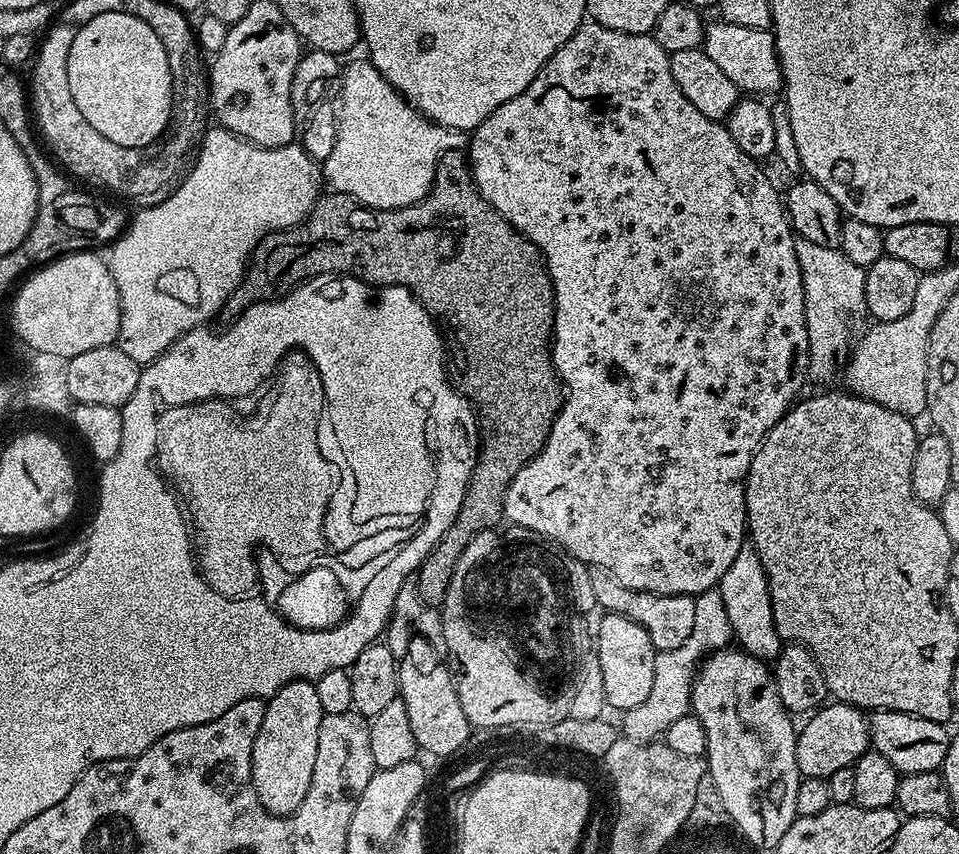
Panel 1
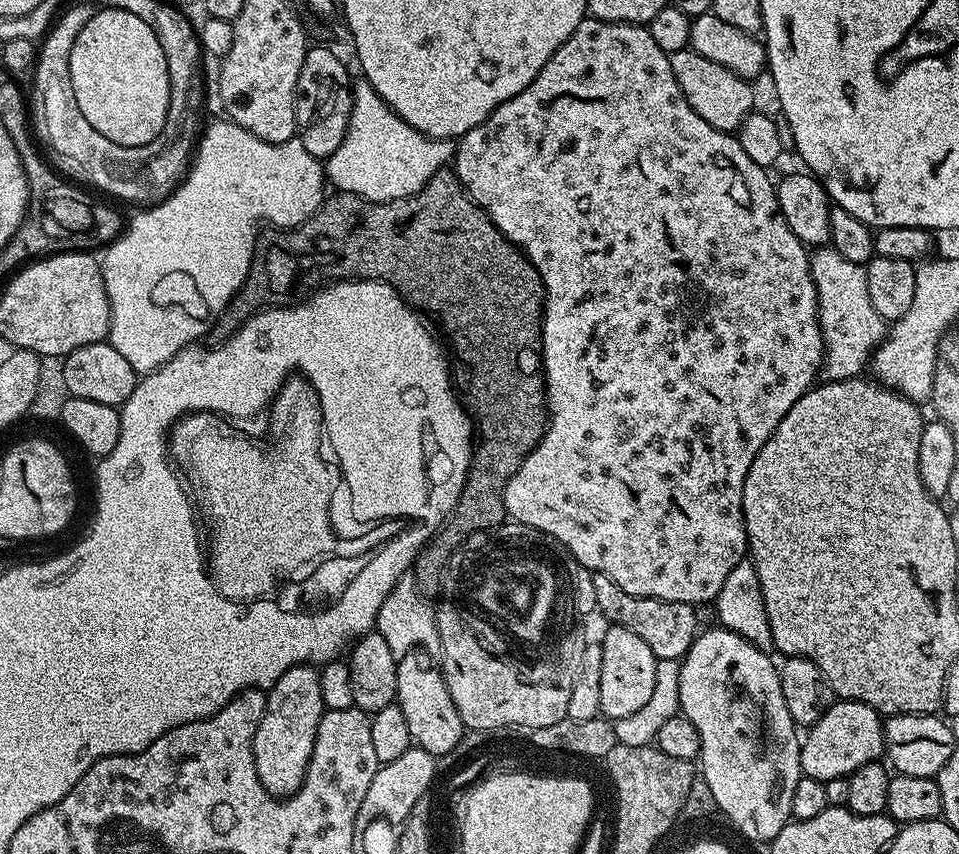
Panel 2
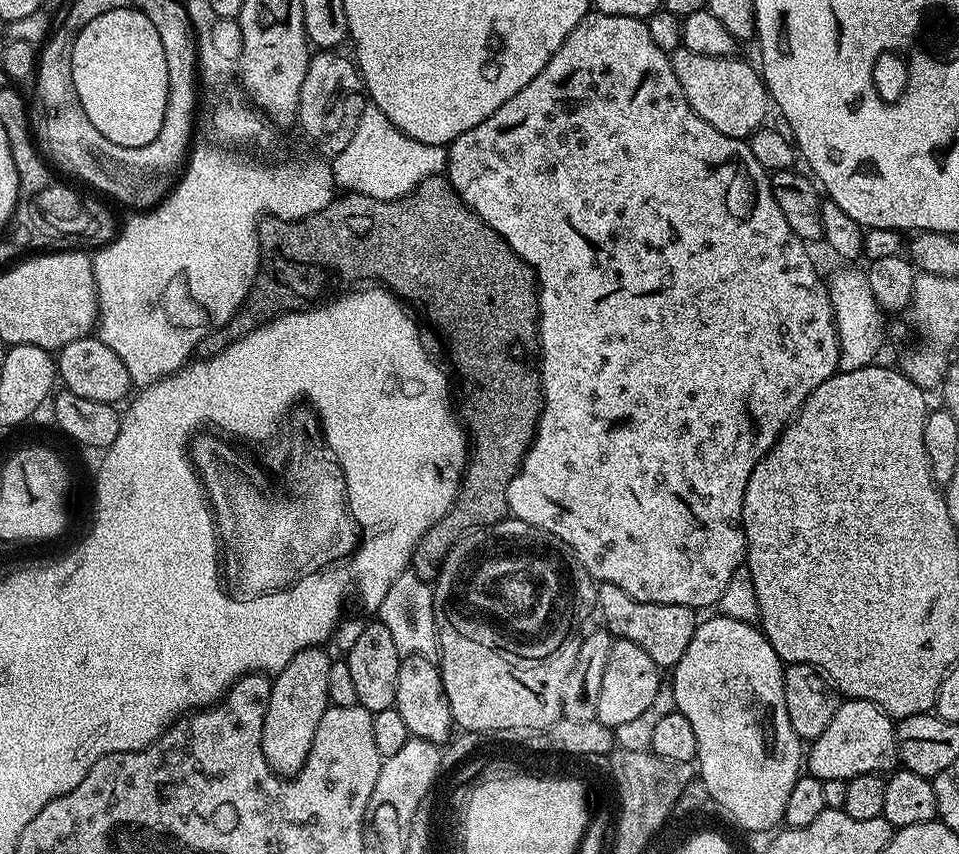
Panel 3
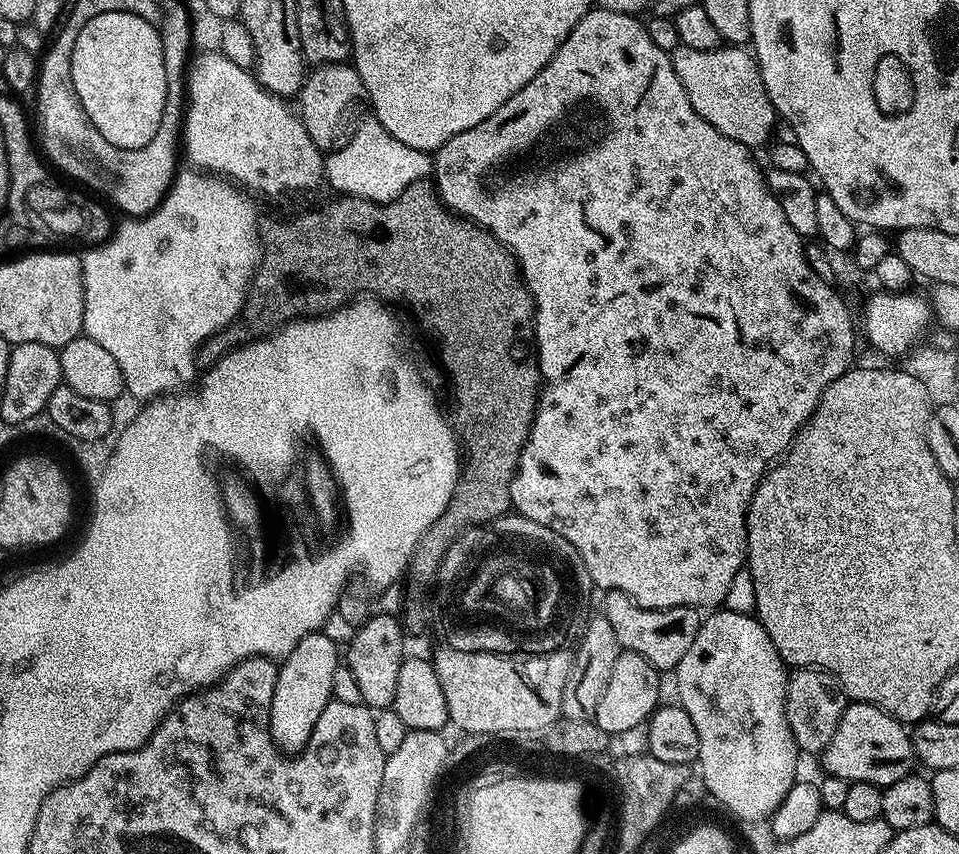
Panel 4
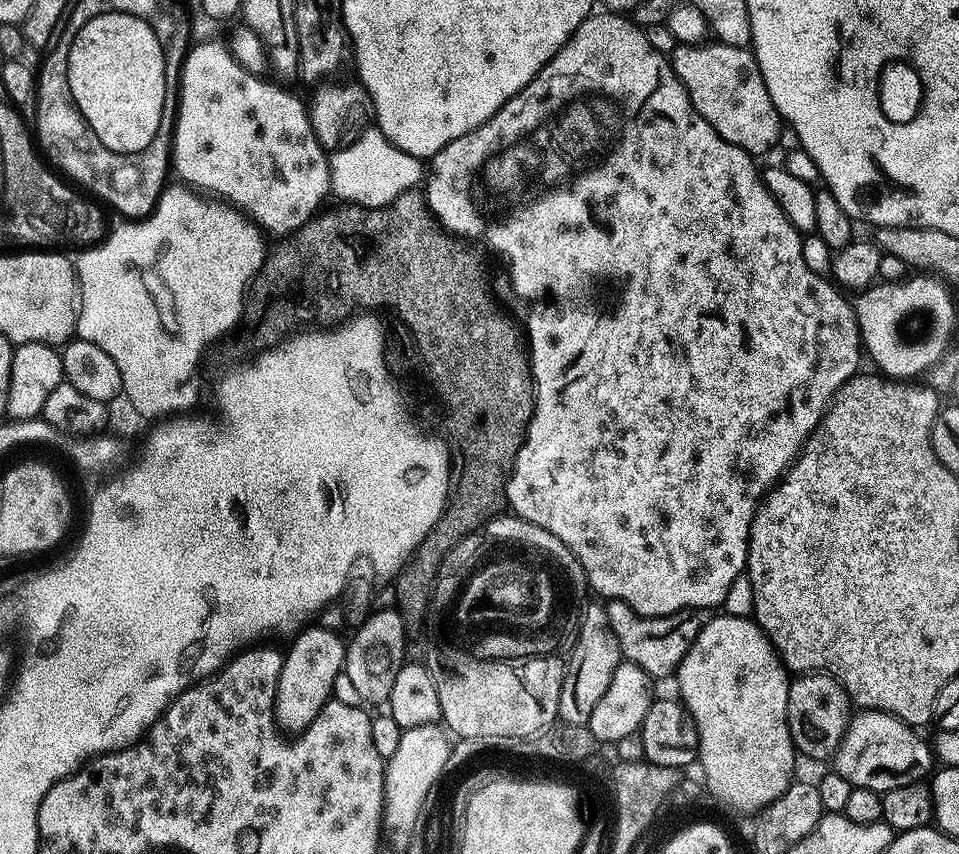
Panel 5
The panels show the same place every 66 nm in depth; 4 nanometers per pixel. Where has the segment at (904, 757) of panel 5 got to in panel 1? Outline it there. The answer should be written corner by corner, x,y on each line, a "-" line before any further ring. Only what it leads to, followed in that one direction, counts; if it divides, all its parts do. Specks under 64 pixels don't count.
828,702
807,717
796,733
796,754
801,777
832,776
838,770
850,768
863,752
869,751
869,717
852,704

